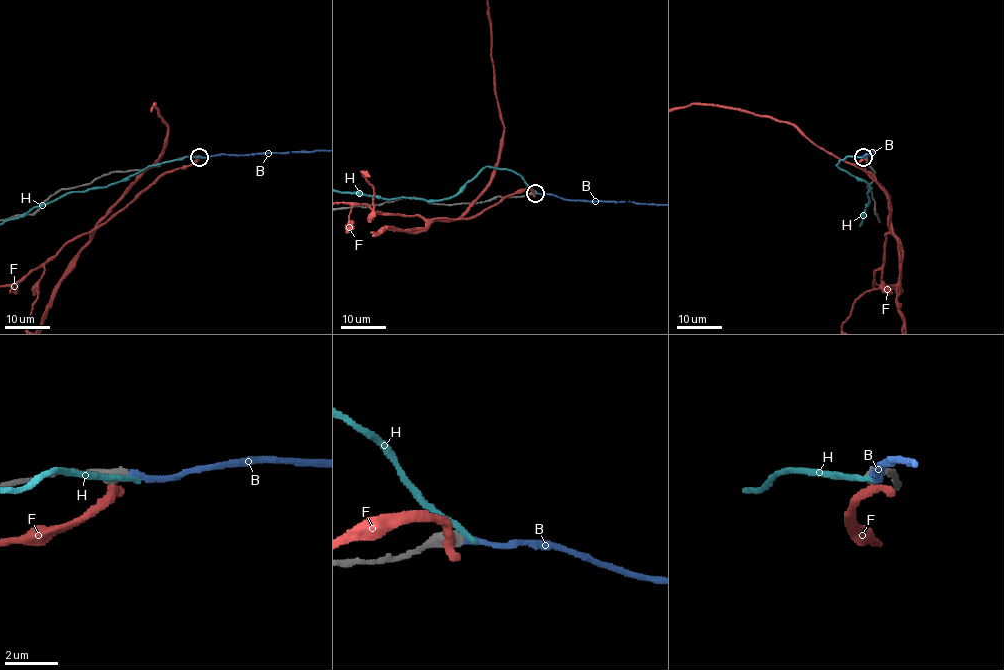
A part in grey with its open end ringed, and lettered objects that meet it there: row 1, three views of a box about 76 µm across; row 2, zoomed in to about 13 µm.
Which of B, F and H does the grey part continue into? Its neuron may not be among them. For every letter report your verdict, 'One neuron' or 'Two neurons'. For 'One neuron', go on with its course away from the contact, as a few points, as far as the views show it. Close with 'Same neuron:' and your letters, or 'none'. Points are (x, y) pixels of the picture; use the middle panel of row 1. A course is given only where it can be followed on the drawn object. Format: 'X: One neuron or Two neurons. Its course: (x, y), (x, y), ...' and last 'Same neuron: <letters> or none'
B: One neuron
F: Two neurons
H: Two neurons
Same neuron: B

